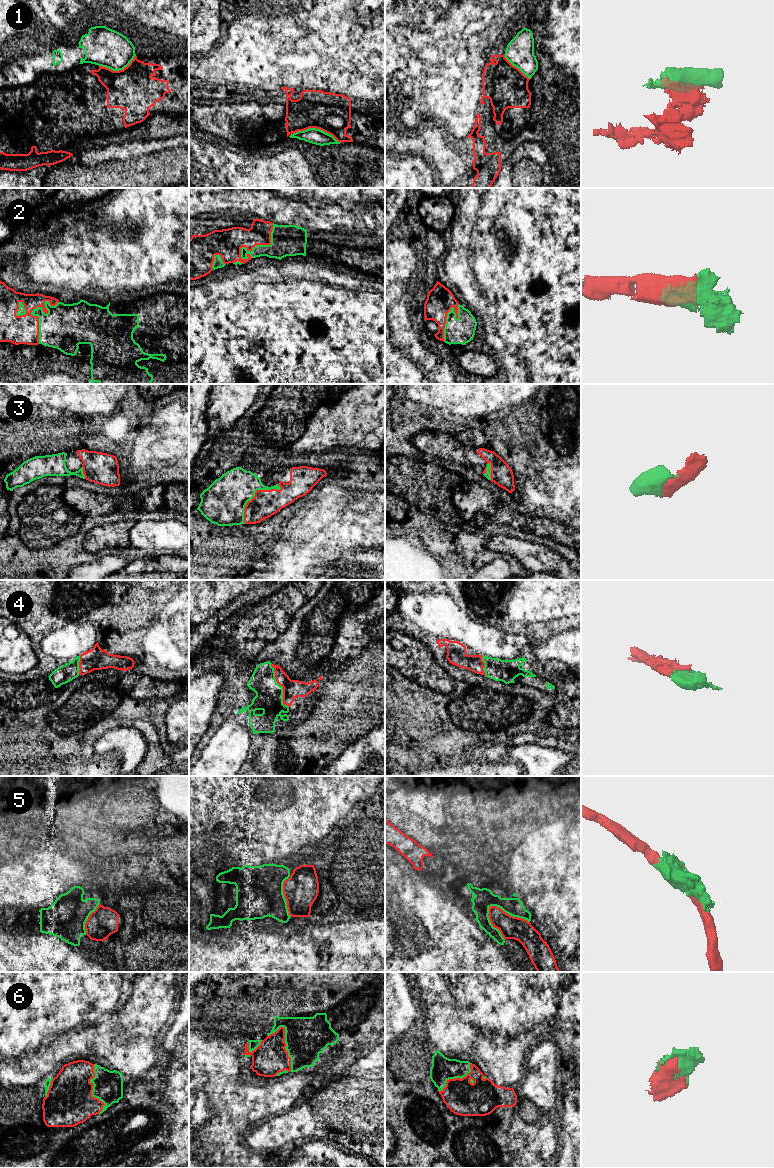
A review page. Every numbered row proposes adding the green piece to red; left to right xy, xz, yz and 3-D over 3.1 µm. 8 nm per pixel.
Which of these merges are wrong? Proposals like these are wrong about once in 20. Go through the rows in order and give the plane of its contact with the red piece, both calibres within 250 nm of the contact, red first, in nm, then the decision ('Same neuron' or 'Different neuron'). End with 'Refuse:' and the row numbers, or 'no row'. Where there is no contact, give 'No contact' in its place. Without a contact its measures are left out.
1: Touches red in xz. Thickness 320 nm (red) against 130 nm. Different neuron
2: Touches red in xy. Thickness 240 nm (red) against 300 nm. Same neuron
3: Touches red in xz. Thickness 220 nm (red) against 340 nm. Same neuron
4: Touches red in xz. Thickness 140 nm (red) against 220 nm. Same neuron
5: Touches red in yz. Thickness 180 nm (red) against 160 nm. Different neuron
6: Touches red in xz. Thickness 280 nm (red) against 340 nm. Same neuron
Refuse: 1, 5

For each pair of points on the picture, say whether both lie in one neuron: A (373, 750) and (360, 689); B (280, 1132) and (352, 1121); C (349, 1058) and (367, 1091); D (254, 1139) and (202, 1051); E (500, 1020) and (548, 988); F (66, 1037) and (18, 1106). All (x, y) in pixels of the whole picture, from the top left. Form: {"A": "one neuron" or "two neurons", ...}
{"A": "two neurons", "B": "one neuron", "C": "one neuron", "D": "two neurons", "E": "one neuron", "F": "two neurons"}

